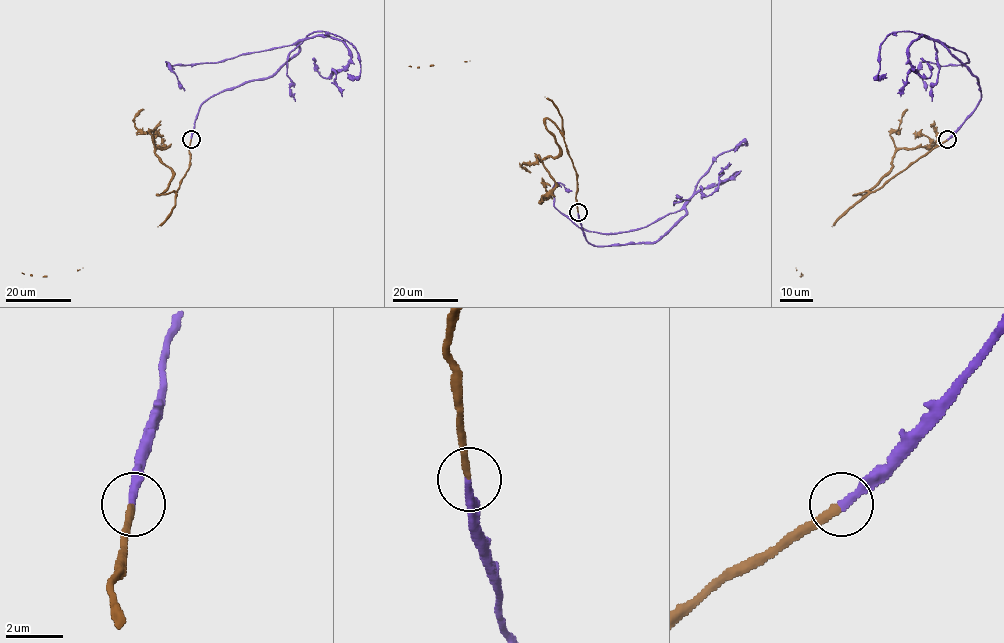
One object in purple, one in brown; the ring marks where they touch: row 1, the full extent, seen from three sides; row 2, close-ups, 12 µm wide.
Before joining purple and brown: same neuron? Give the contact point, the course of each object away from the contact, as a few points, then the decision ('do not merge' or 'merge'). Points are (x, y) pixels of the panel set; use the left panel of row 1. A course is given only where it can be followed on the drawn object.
at (191, 139); purple runs (191, 139), (204, 102), (268, 78), (298, 47), (215, 63), (166, 62), (184, 91); brown runs (191, 139), (190, 166), (177, 189), (176, 204), (158, 227), (32, 274), (22, 273); merge

